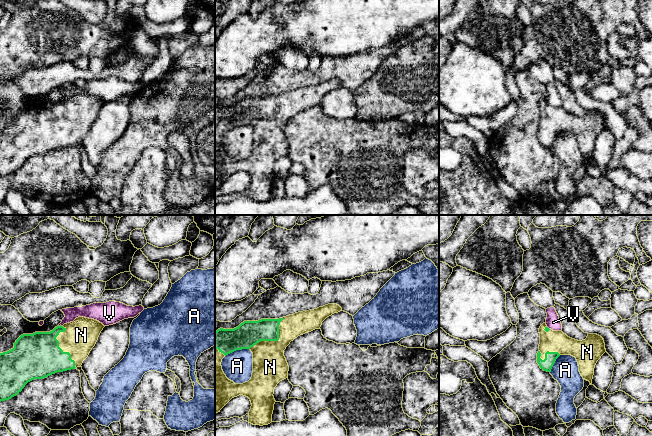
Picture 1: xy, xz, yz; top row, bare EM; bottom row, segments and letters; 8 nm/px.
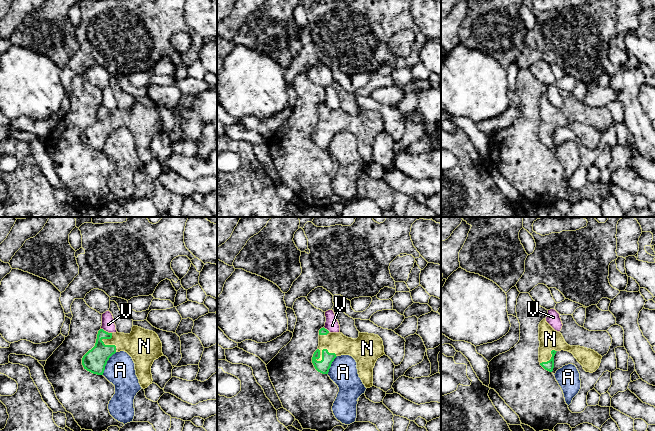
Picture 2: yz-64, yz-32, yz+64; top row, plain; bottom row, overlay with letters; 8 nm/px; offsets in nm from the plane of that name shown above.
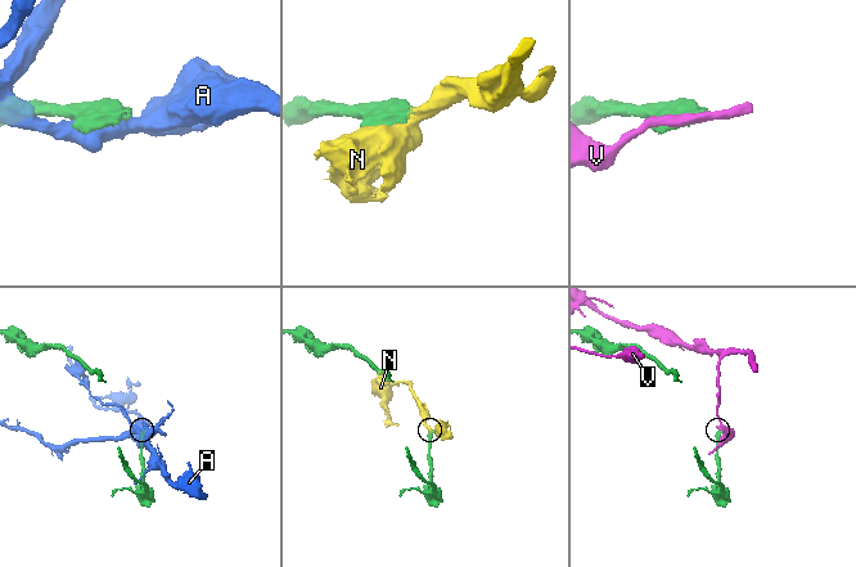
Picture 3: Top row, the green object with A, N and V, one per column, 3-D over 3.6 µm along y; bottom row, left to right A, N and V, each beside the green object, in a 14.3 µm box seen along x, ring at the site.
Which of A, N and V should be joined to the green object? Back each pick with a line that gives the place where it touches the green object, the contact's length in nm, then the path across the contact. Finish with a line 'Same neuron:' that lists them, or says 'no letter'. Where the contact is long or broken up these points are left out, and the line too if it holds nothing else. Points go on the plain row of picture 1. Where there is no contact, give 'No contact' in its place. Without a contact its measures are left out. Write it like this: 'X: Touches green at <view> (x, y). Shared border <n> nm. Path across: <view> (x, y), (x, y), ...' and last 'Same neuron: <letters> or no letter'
N: Touches green at xy (59, 123). Shared border 360 nm
Same neuron: N

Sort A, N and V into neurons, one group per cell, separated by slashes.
A / N / V

